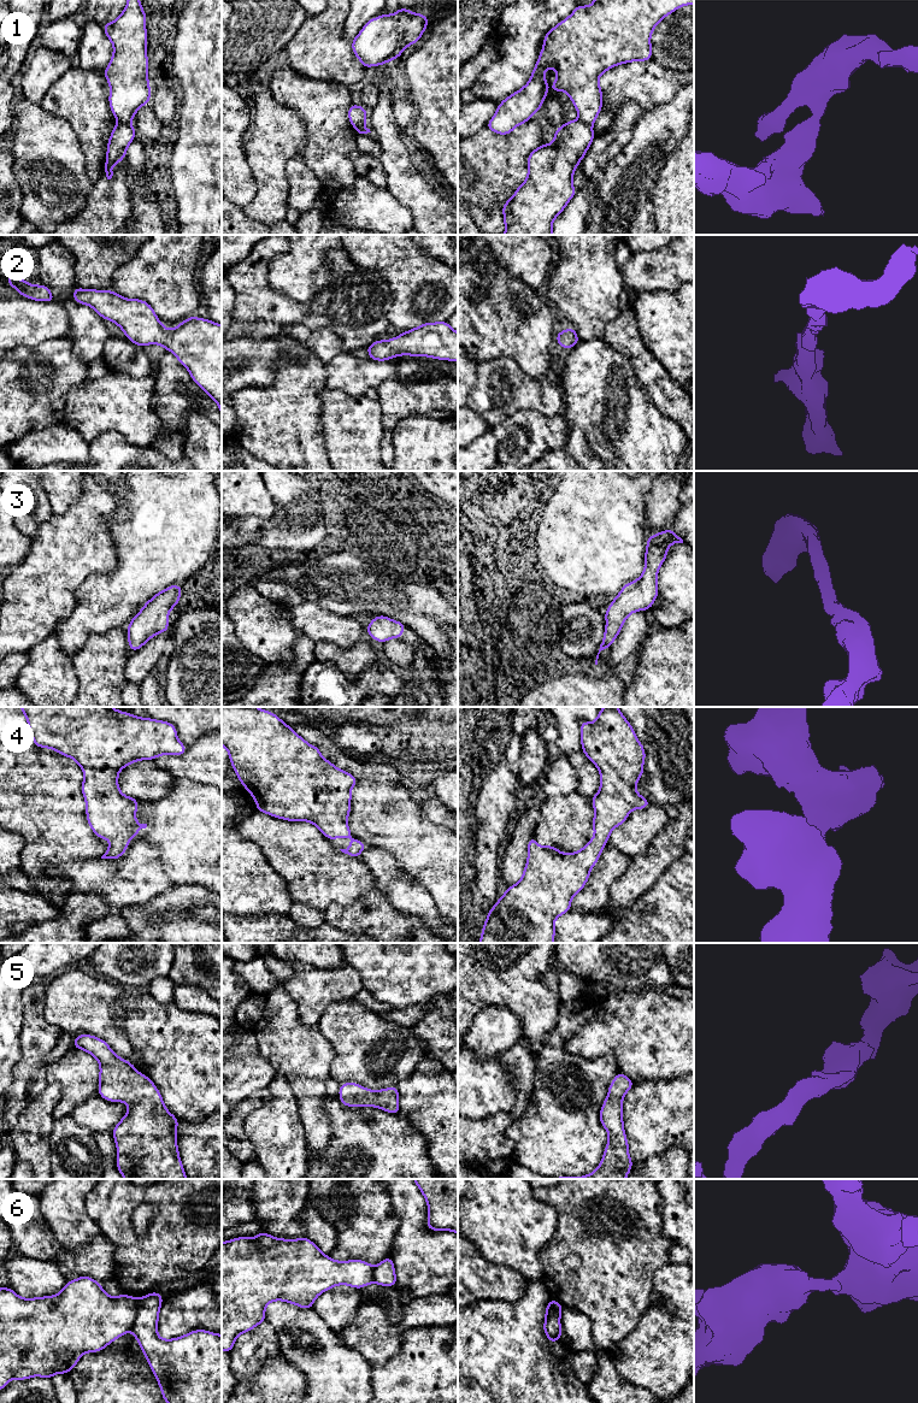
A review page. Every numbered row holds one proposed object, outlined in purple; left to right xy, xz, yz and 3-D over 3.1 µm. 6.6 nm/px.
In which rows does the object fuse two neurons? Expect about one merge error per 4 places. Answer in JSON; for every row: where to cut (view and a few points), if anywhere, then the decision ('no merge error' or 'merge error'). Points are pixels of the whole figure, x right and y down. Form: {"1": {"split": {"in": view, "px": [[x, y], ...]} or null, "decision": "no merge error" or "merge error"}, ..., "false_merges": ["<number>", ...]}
{"1": {"split": {"in": "yz", "px": [[580, 118], [590, 125]]}, "decision": "merge error"}, "2": {"split": null, "decision": "no merge error"}, "3": {"split": null, "decision": "no merge error"}, "4": {"split": null, "decision": "no merge error"}, "5": {"split": null, "decision": "no merge error"}, "6": {"split": {"in": "xy", "px": [[139, 1300], [136, 1318], [130, 1330]]}, "decision": "merge error"}, "false_merges": ["1", "6"]}

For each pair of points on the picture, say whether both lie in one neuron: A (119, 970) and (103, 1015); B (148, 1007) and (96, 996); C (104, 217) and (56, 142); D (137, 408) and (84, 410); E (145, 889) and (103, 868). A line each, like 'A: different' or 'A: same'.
A: different
B: different
C: different
D: same
E: same

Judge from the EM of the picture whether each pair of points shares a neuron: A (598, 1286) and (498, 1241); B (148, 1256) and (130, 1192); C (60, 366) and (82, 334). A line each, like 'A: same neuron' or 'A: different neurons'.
A: different neurons
B: same neuron
C: different neurons

